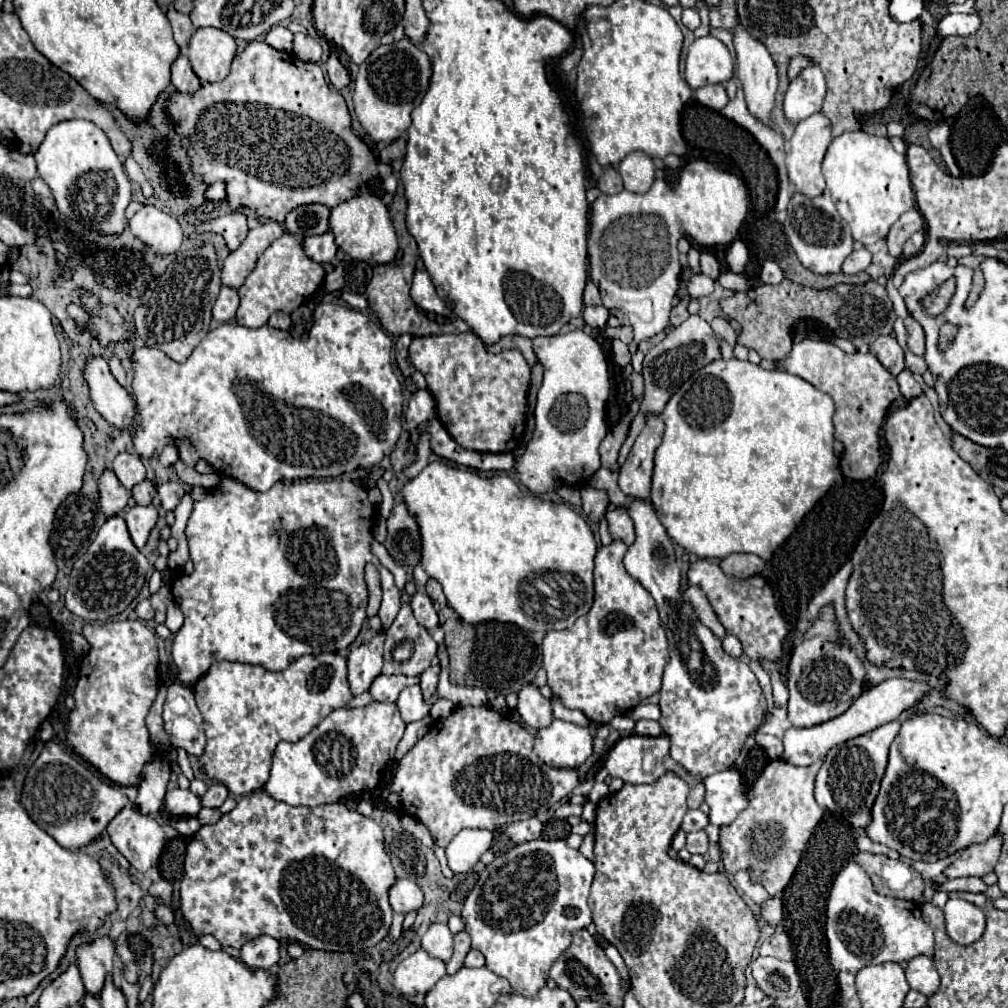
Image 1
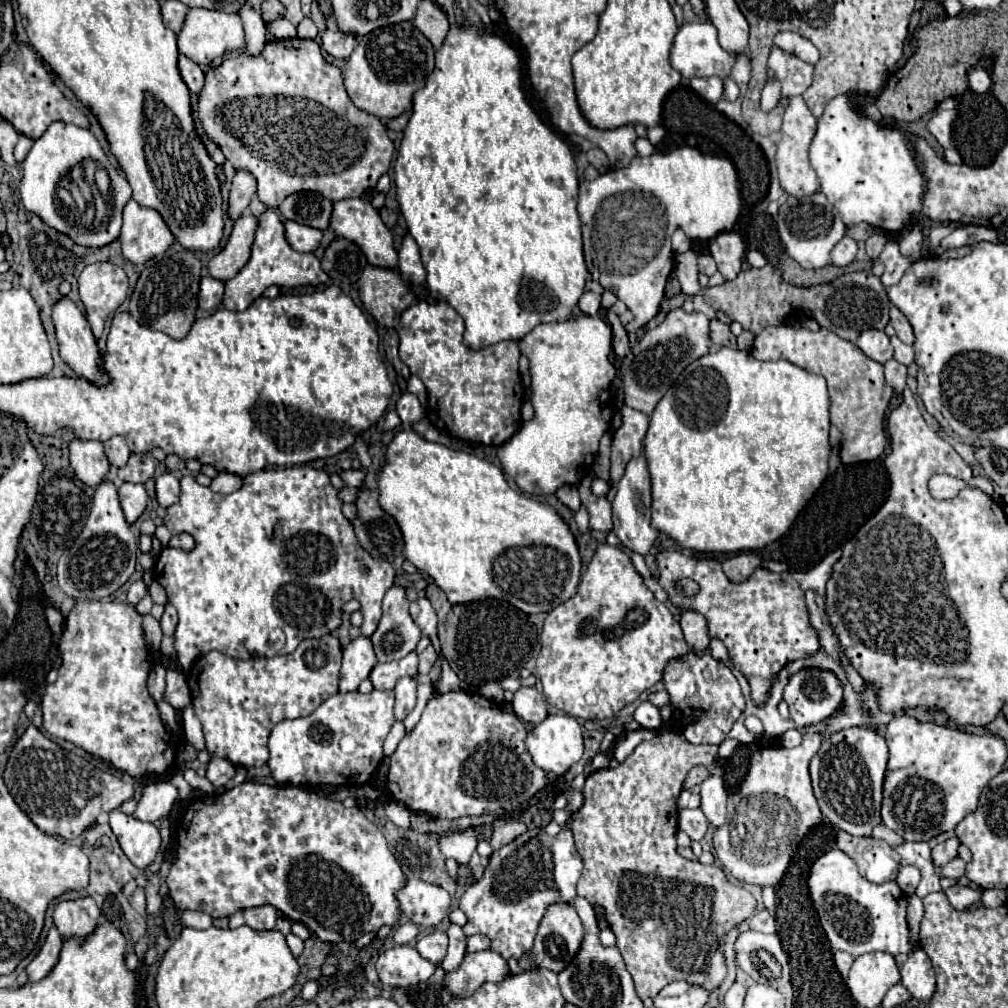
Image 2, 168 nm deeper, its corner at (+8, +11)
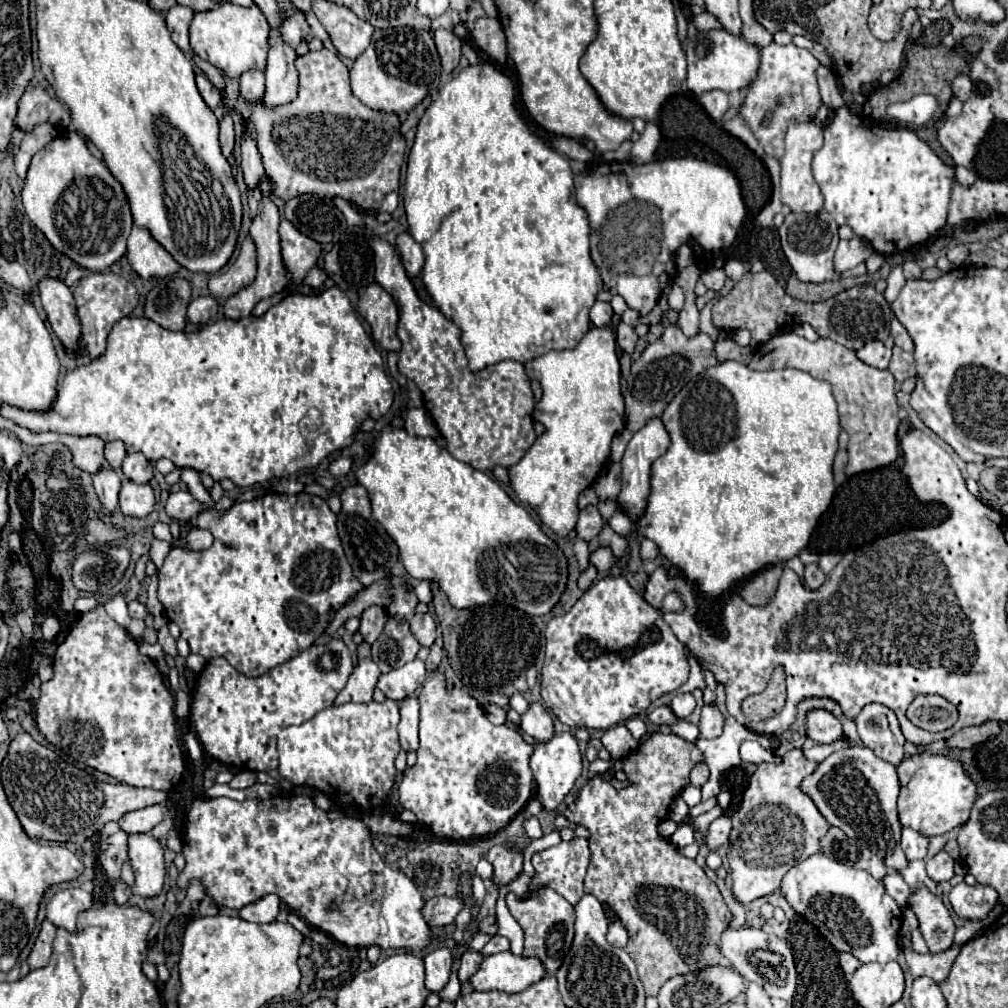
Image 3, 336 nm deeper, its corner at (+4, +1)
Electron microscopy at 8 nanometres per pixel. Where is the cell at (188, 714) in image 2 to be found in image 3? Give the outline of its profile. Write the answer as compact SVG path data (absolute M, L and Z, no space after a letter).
M243 771L243 773L237 773L237 775L231 779L229 787L231 787L231 789L247 789L247 787L251 787L253 783L255 783L255 775L249 773L249 771Z

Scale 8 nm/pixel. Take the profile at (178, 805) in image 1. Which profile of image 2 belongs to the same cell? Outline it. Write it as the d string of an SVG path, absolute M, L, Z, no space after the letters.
M155 781L143 787L141 799L133 811L133 817L139 821L155 823L165 817L177 799L177 789L169 781Z

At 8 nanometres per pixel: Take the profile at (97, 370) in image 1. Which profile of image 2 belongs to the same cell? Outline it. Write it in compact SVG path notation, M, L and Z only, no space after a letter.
M61 297L59 301L53 303L51 319L53 319L55 331L57 331L57 343L59 343L61 359L65 363L69 363L79 377L85 377L85 379L89 379L97 385L105 385L109 379L107 379L105 371L101 369L101 355L99 355L99 349L97 349L97 341L95 341L95 337L89 329L89 323L87 323L83 311L69 297Z

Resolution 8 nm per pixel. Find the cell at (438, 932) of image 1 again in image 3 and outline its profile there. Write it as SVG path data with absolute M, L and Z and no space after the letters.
M437 947L435 951L427 953L423 961L425 961L425 971L427 971L427 979L425 979L427 989L433 993L441 991L449 981L449 973L453 965L451 951L447 947Z

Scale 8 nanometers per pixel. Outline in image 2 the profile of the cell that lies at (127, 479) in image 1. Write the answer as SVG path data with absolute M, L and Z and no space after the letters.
M111 437L109 441L105 441L105 455L109 459L111 465L115 467L123 467L131 455L127 443L123 437Z

